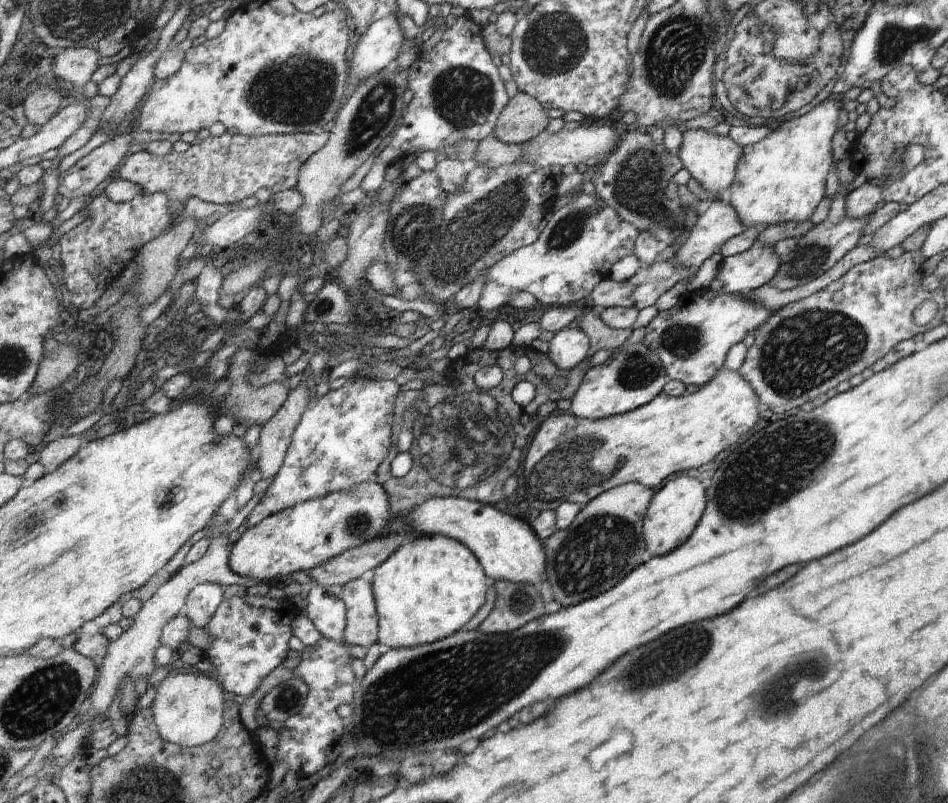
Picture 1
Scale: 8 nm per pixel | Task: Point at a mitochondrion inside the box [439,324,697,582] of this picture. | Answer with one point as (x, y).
(580, 462)

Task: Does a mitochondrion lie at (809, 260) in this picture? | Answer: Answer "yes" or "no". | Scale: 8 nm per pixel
yes

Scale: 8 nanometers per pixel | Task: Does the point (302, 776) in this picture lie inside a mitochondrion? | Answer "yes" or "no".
no

